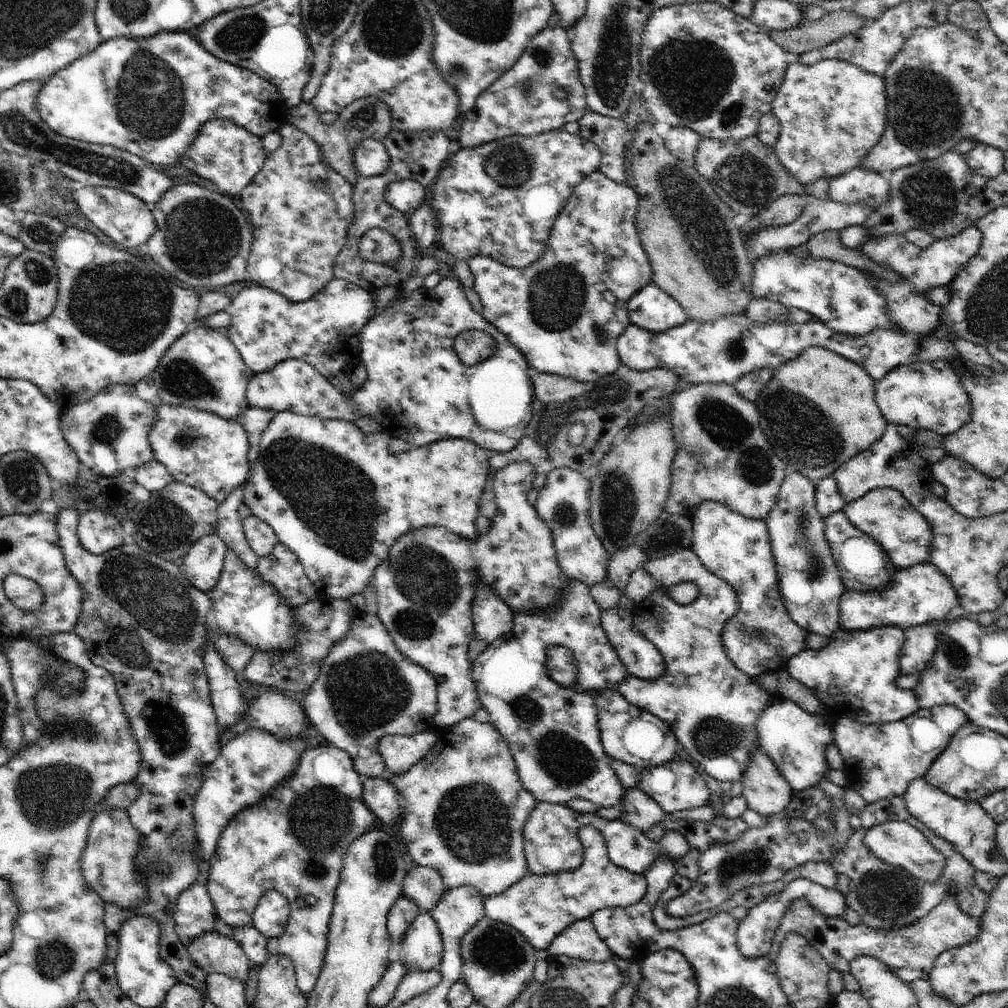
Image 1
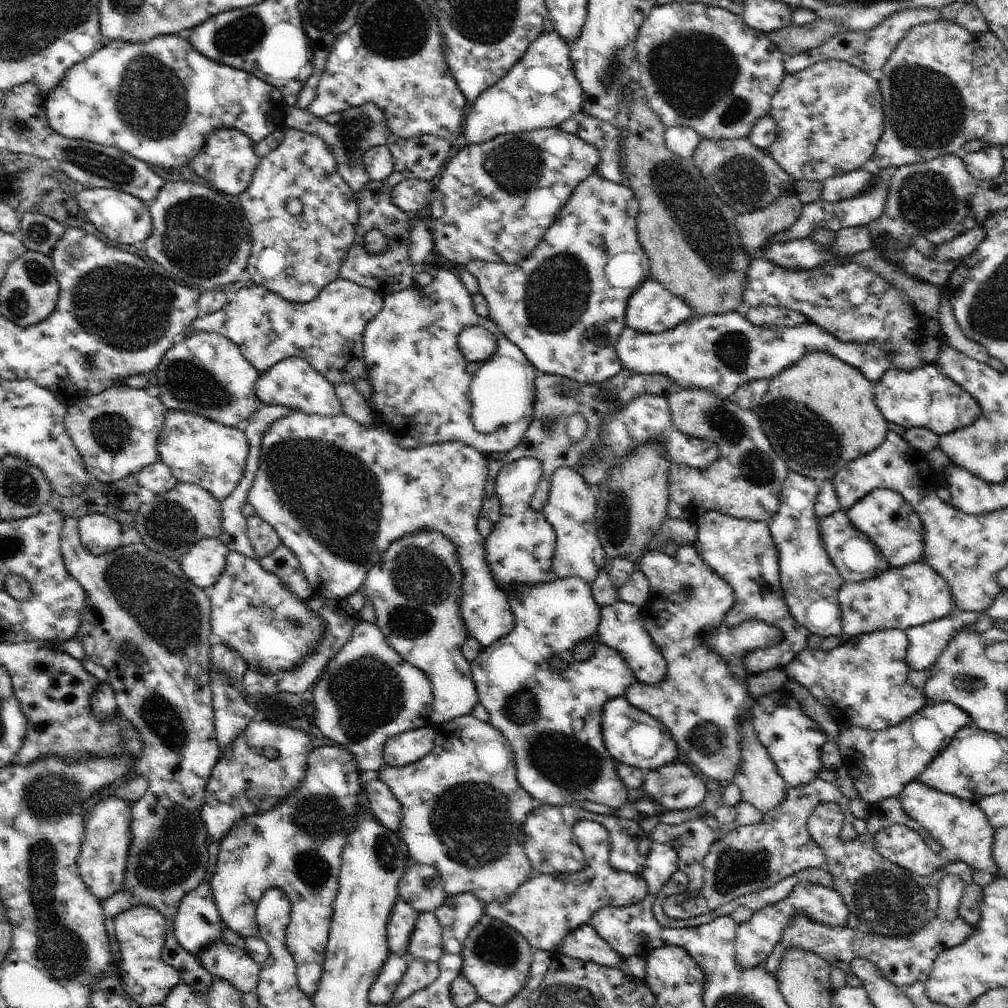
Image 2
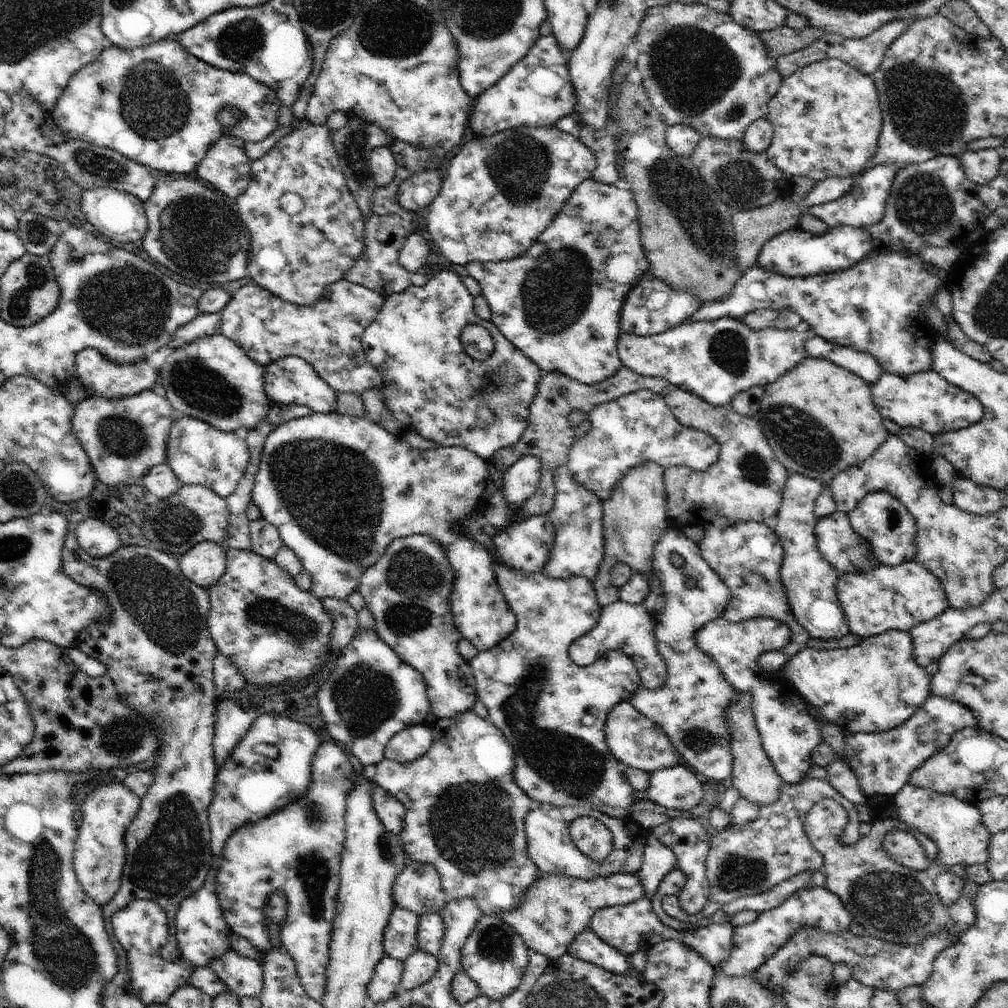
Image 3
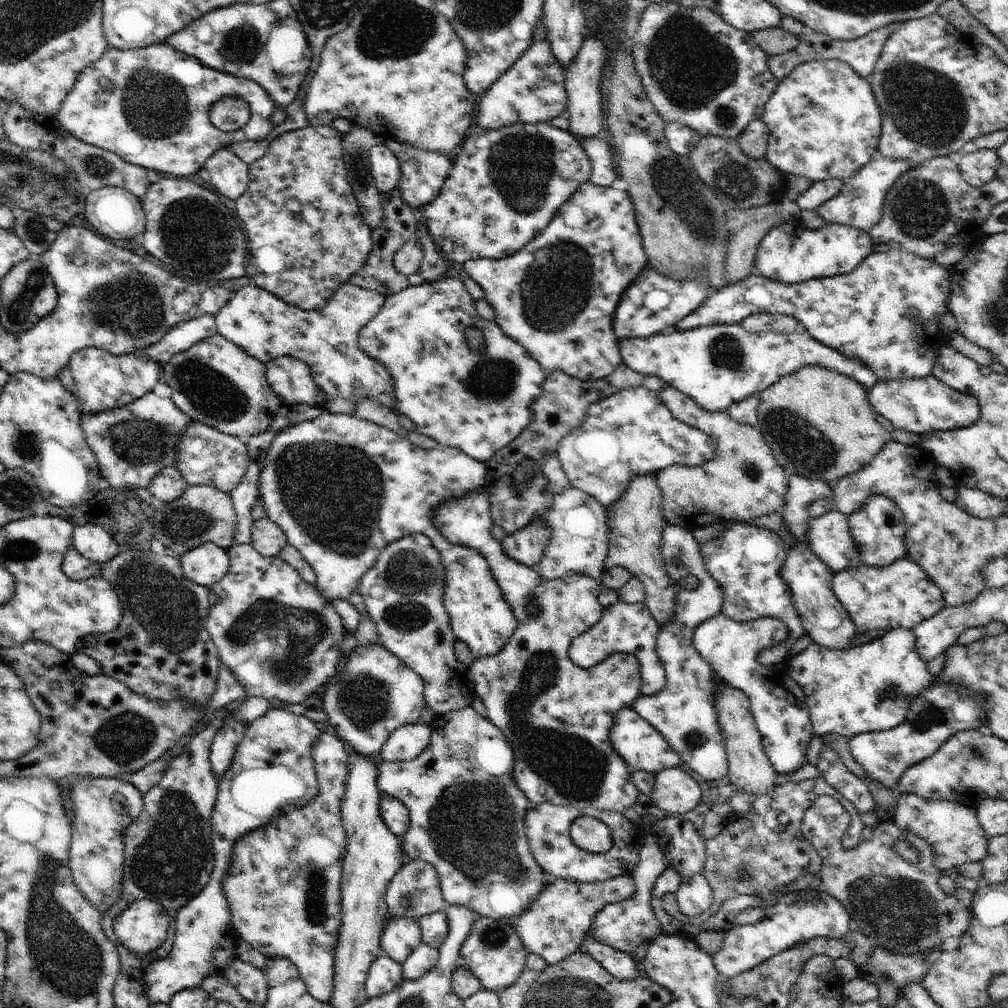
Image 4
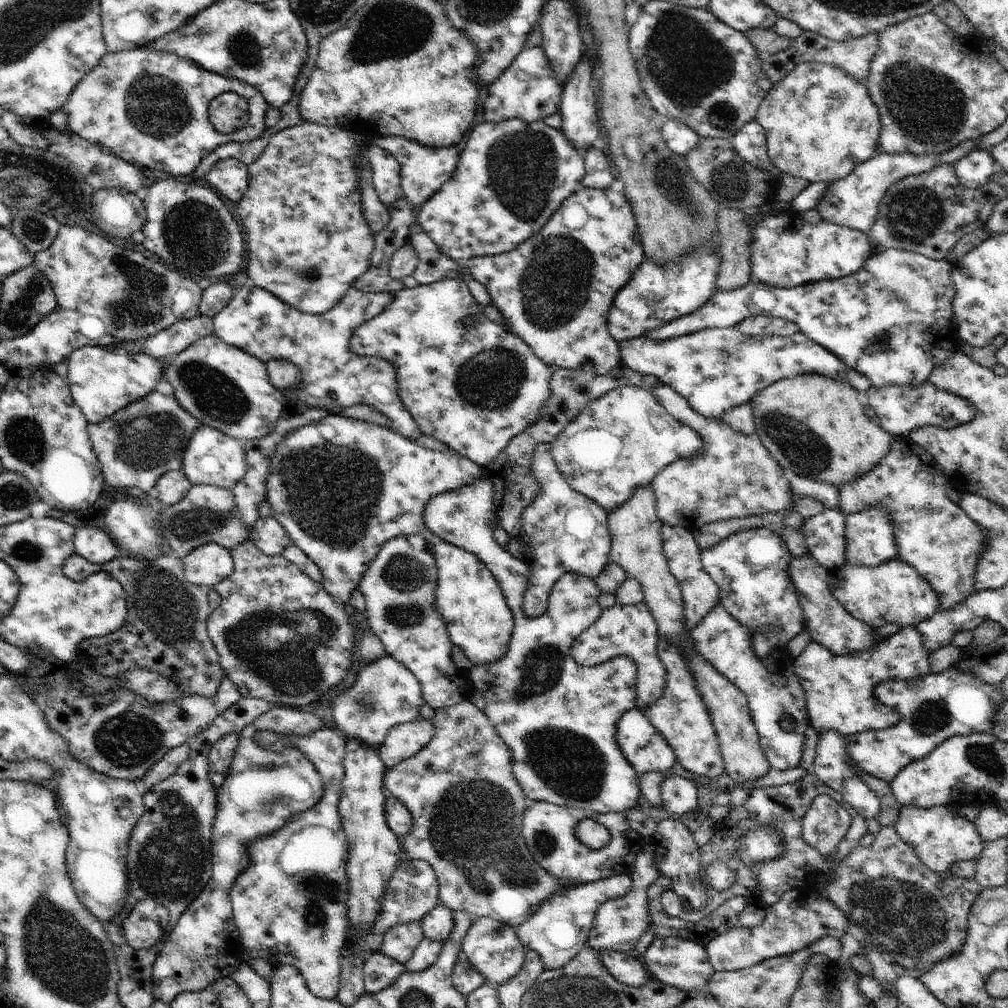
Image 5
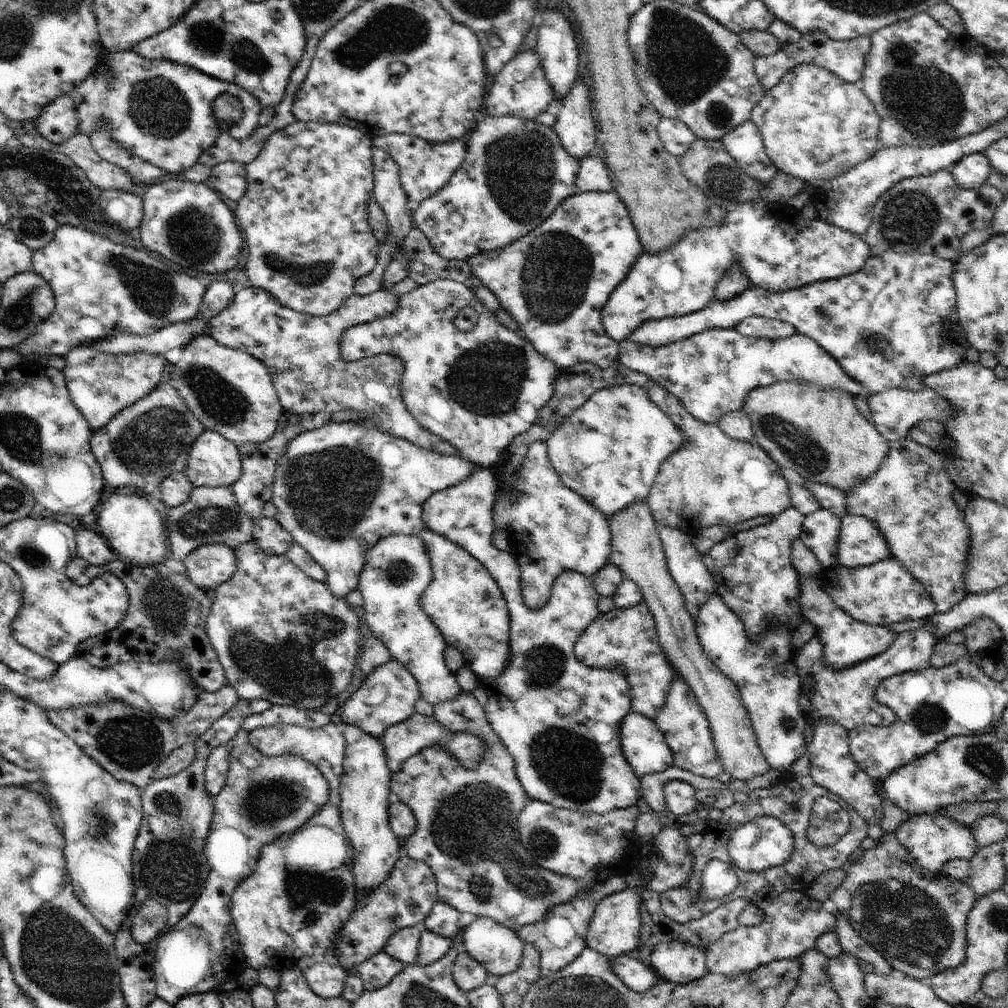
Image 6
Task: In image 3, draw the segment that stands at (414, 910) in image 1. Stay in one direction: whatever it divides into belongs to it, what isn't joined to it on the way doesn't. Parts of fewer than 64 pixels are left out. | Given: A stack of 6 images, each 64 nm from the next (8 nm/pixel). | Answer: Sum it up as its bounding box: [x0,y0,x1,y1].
[384,906,418,961]

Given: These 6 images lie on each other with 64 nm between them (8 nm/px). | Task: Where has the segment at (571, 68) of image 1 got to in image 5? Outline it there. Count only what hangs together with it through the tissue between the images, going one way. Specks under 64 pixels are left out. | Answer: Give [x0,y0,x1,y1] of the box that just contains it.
[480,46,563,122]

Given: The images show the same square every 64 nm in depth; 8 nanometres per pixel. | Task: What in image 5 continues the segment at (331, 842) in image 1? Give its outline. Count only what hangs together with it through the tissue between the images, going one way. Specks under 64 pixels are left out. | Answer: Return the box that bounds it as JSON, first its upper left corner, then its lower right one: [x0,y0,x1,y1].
[230,727,348,1000]

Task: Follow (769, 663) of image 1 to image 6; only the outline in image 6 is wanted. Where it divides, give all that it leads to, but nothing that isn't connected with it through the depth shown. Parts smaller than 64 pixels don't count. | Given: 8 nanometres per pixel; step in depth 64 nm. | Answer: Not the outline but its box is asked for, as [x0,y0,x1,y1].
[701,506,805,642]

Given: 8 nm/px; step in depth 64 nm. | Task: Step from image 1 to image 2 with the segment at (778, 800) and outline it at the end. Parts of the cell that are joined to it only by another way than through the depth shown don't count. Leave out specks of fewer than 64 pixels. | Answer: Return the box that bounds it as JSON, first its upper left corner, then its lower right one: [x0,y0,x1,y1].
[734,715,790,814]

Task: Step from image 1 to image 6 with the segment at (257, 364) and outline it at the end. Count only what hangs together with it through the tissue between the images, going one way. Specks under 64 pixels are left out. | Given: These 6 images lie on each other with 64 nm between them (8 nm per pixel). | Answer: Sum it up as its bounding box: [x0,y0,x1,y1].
[209,286,436,450]

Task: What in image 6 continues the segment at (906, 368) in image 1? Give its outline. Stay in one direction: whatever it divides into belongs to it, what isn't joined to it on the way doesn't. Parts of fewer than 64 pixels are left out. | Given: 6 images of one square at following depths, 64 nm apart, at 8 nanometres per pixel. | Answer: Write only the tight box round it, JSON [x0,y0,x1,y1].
[867,386,954,441]

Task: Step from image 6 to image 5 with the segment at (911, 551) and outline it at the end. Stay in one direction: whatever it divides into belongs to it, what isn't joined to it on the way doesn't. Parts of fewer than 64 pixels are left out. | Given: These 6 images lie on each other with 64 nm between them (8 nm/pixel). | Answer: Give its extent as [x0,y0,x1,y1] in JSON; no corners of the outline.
[838,438,986,611]

